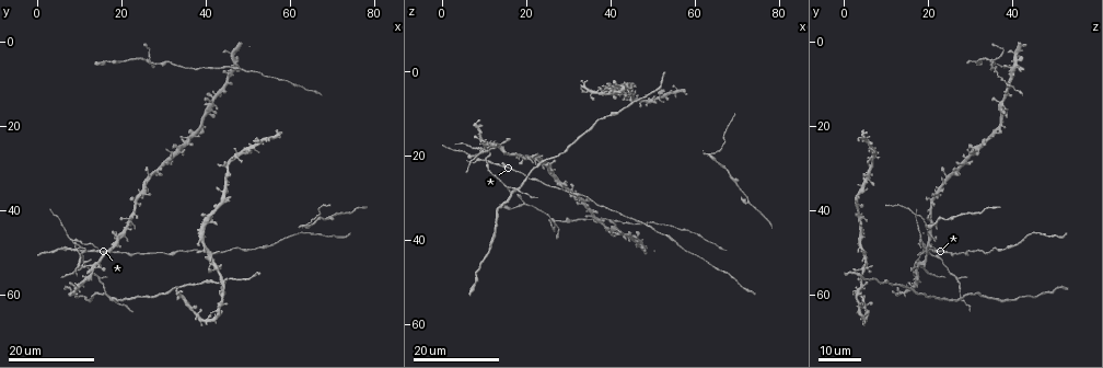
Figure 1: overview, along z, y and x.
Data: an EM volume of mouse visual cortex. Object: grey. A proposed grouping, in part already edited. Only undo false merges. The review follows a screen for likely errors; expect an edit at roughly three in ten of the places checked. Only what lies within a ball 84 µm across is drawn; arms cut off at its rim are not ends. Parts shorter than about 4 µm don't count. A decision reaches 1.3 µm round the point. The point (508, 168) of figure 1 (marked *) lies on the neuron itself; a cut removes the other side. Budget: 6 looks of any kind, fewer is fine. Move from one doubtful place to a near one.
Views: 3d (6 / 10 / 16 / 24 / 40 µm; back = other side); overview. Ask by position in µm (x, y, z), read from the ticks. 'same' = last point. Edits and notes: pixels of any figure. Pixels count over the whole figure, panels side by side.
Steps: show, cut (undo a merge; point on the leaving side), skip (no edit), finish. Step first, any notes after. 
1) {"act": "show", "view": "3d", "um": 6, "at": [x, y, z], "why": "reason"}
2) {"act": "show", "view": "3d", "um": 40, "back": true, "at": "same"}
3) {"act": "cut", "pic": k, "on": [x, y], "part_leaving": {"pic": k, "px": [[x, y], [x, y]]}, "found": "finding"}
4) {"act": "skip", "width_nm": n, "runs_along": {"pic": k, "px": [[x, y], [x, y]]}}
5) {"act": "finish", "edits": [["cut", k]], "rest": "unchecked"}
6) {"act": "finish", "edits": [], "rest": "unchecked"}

{"act": "show", "view": "3d", "um": 24, "at": [64.0, 44.0, 19.5]}

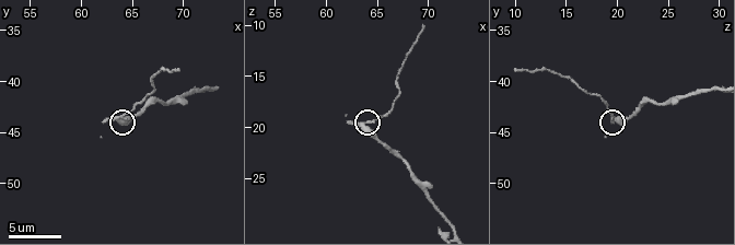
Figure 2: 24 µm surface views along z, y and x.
{"act": "show", "view": "3d", "um": 10, "at": [64.2, 43.6, 19.8]}

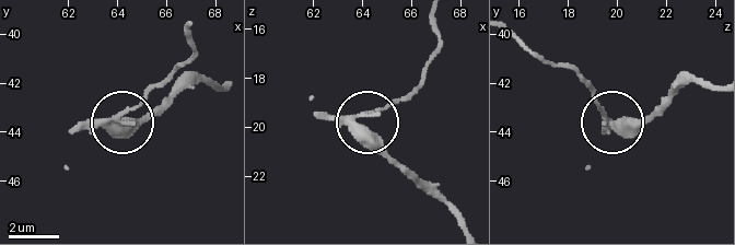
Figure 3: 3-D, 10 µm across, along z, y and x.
{"act": "cut", "pic": 3, "on": [138, 106], "part_leaving": {"pic": 3, "px": [[104, 124], [139, 104], [194, 50], [189, 30]]}, "found": "two neurons meet here"}

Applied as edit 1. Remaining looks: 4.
{"act": "show", "view": "overview"}

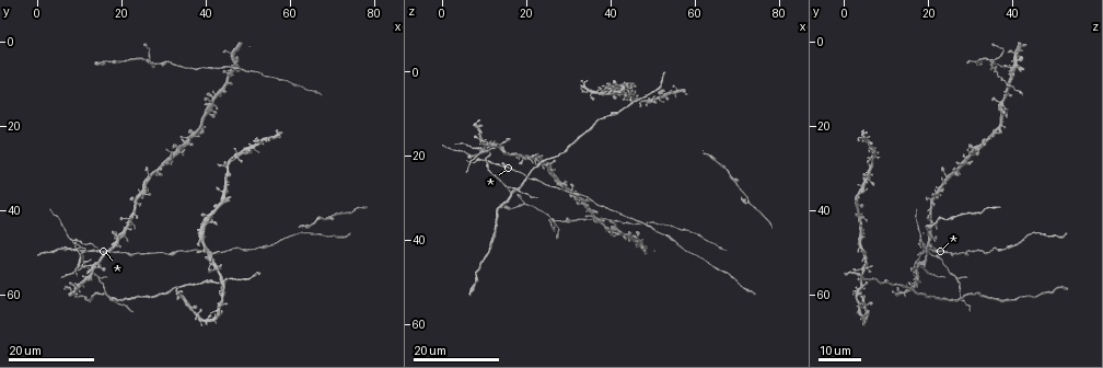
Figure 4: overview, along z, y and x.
{"act": "show", "view": "3d", "um": 16, "at": [42.0, 6.5, 36.0], "why": "narrows sharply"}

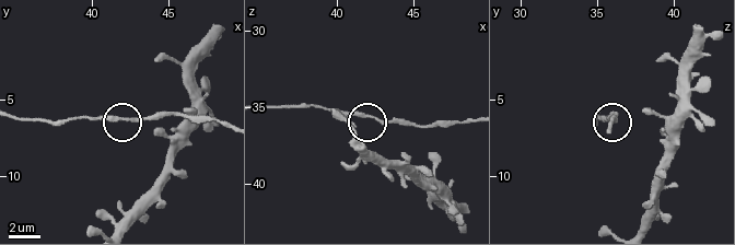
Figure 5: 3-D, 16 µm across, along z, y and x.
{"act": "show", "view": "3d", "um": 6, "at": [42.6, 6.4, 35.6]}

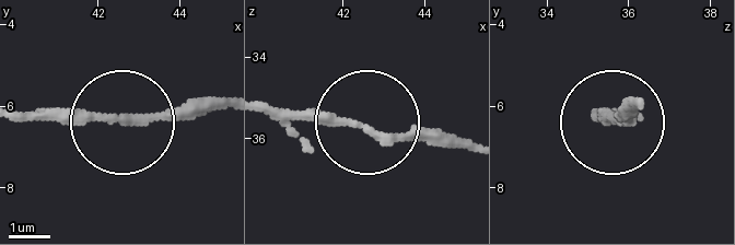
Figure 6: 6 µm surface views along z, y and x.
{"act": "skip", "runs_along": {"pic": 6, "px": [[462, 148], [337, 116], [267, 116]]}, "found": "continuous, no second neuron"}

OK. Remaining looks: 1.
{"act": "finish", "edits": [["cut", 3]], "rest": "unchecked"}

